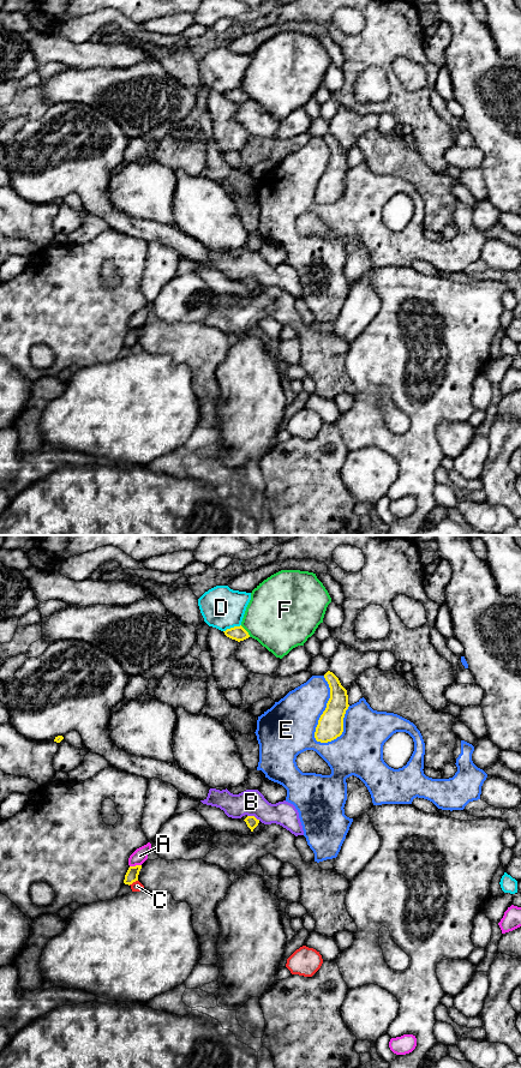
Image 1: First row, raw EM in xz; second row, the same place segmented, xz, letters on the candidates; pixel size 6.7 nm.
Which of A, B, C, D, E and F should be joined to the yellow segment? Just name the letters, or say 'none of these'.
none of these

